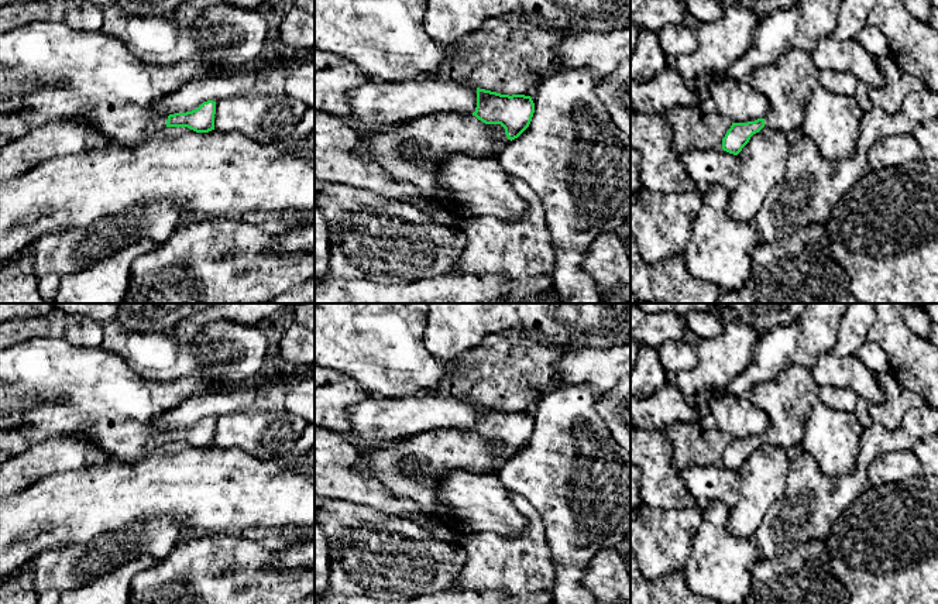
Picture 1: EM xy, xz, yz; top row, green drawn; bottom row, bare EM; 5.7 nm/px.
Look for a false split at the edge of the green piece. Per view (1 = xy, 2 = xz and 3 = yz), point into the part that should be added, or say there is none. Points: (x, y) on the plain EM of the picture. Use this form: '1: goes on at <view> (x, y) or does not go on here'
1: goes on at xy (64, 390)
2: goes on at xz (411, 467)
3: goes on at yz (789, 398)

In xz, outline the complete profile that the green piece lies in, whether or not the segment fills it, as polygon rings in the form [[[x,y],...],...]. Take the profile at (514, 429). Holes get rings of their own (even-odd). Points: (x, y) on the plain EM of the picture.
[[[477,404],[477,423],[473,430],[433,429],[396,442],[358,447],[360,460],[355,467],[363,474],[379,480],[392,494],[413,500],[422,512],[439,517],[434,488],[443,476],[498,473],[508,459],[497,456],[487,442],[501,440],[508,456],[512,457],[529,443],[533,429],[535,419],[530,412],[509,412]]]

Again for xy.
[[[34,337],[0,349],[0,429],[30,425],[54,437],[83,437],[111,459],[135,463],[164,443],[188,443],[196,449],[214,446],[213,416],[203,418],[192,428],[169,432],[157,432],[154,423],[189,395],[216,388],[219,387],[197,378],[150,381],[131,370],[120,356],[102,347]]]

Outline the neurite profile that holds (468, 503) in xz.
[[[450,473],[440,478],[434,491],[439,502],[439,519],[458,535],[494,532],[502,536],[516,536],[528,526],[526,518],[515,508],[509,491],[497,473]]]

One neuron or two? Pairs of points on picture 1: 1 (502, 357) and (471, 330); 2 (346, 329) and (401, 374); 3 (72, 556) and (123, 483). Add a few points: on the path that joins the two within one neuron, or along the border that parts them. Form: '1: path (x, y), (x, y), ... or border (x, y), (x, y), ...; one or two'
1: border (515, 332), (490, 333), (454, 359); two
2: path (360, 335), (387, 360); one
3: border (112, 532), (48, 551); two

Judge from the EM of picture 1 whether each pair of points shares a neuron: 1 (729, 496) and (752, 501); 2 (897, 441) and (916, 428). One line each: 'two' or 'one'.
1: two
2: one

